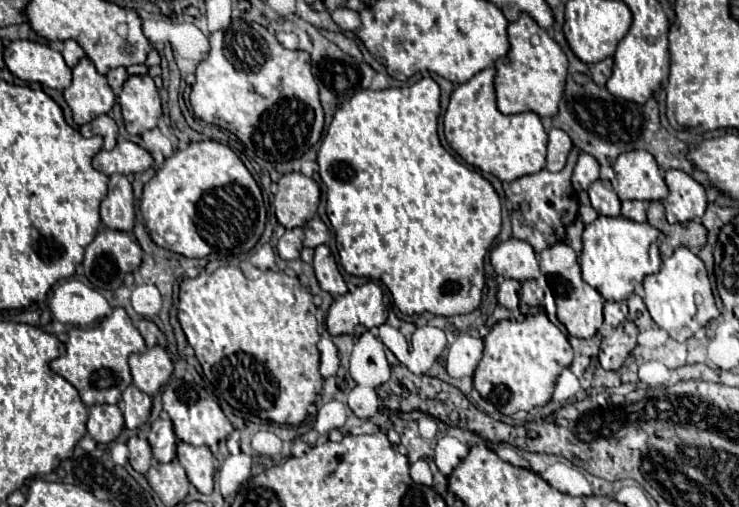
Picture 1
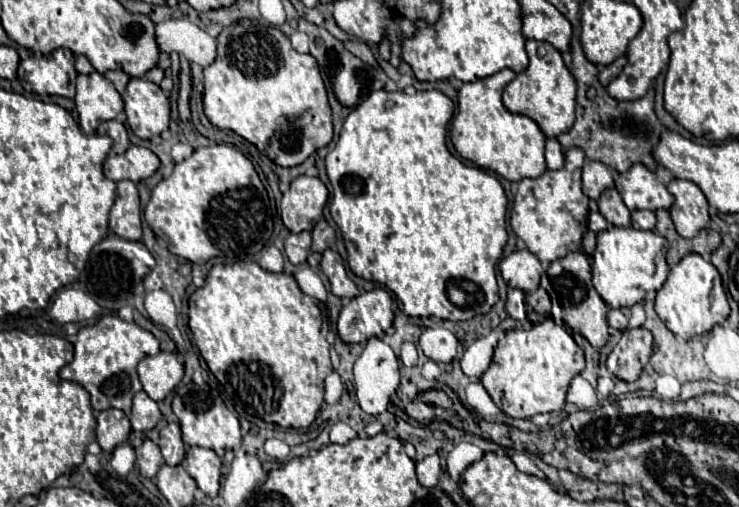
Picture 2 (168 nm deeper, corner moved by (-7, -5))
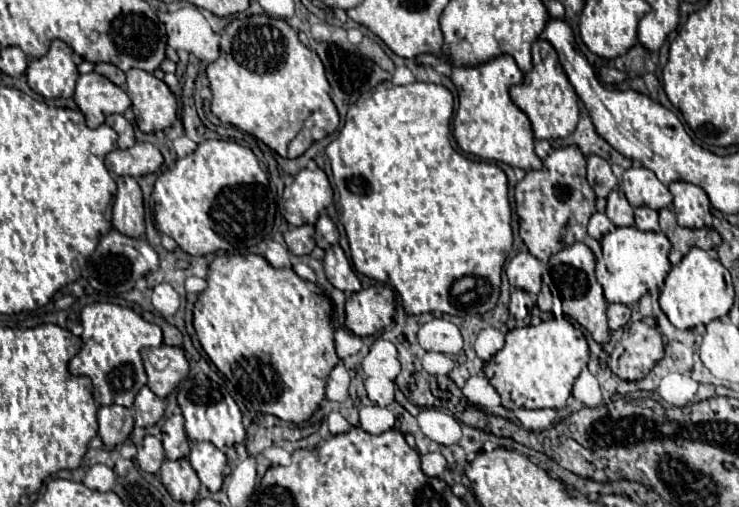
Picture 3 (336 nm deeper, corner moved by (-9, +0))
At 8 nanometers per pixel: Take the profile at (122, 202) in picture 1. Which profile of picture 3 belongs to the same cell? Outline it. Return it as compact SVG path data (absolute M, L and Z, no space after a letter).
M117 177L117 195L113 203L113 227L127 237L145 235L145 207L141 187L133 177Z

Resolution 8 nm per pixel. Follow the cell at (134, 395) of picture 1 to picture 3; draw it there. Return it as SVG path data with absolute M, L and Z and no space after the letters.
M143 387L137 393L133 405L135 426L151 427L155 425L163 417L163 409L165 409L165 403L149 387Z

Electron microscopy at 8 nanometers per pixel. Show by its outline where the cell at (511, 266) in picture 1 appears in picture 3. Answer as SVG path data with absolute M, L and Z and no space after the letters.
M517 253L507 265L507 279L515 289L527 293L539 293L543 265L531 253Z

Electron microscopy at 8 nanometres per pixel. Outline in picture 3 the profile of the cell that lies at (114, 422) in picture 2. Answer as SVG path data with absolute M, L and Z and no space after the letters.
M121 405L101 407L99 413L99 437L107 447L123 445L133 431L133 411Z

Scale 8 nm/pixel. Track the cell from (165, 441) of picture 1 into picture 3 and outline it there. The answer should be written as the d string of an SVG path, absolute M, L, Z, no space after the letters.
M175 413L165 419L163 427L163 447L167 459L183 459L189 455L189 437L183 431L183 415Z

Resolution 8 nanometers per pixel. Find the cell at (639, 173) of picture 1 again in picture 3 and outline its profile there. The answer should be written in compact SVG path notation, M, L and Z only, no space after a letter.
M645 167L627 169L619 181L619 189L625 193L631 207L649 207L659 211L663 207L669 207L673 201L669 189L657 179L651 169Z

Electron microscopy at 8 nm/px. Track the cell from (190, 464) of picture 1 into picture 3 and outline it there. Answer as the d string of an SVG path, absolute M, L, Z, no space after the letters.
M195 441L191 443L188 456L191 467L199 475L201 483L211 491L219 491L223 485L223 469L227 465L227 457L221 449L215 445L209 445L207 441Z

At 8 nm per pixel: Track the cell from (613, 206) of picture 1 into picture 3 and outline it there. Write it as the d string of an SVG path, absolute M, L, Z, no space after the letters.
M613 189L613 193L609 193L607 217L617 227L631 227L633 225L633 207L629 205L629 201L621 189Z

